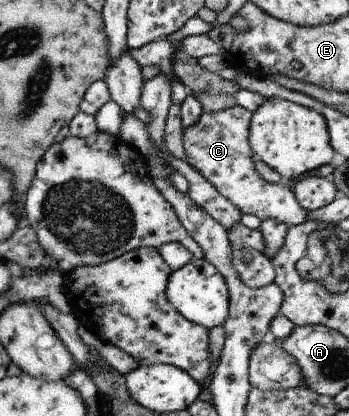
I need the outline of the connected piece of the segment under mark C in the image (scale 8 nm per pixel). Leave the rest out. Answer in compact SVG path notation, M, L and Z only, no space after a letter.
M236 104L233 107L209 113L203 111L201 117L193 125L183 128L182 144L185 152L185 161L195 168L206 180L209 180L220 194L223 194L242 214L254 214L260 220L276 219L288 228L302 224L308 218L308 211L300 206L299 199L295 197L295 191L292 191L284 184L274 184L265 181L254 168L254 158L252 150L248 144L248 126L252 111Z

